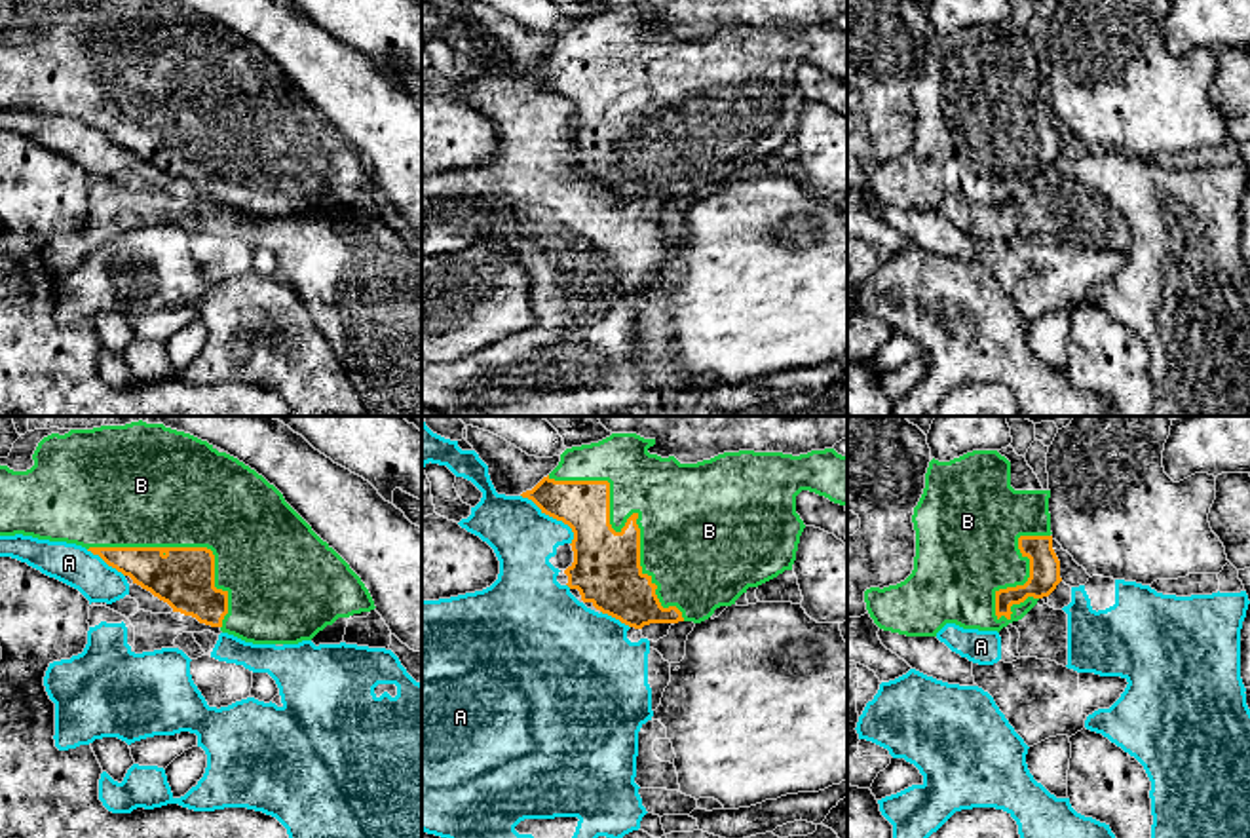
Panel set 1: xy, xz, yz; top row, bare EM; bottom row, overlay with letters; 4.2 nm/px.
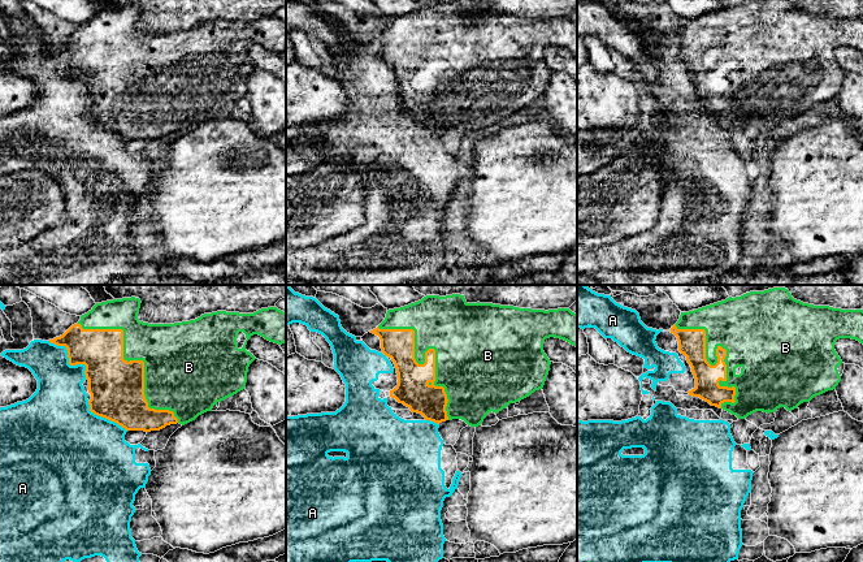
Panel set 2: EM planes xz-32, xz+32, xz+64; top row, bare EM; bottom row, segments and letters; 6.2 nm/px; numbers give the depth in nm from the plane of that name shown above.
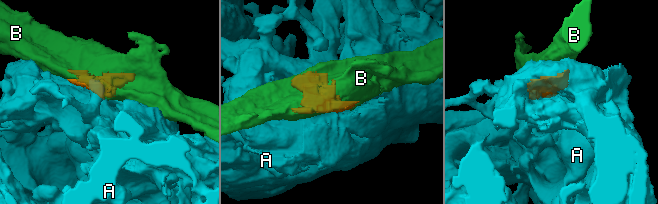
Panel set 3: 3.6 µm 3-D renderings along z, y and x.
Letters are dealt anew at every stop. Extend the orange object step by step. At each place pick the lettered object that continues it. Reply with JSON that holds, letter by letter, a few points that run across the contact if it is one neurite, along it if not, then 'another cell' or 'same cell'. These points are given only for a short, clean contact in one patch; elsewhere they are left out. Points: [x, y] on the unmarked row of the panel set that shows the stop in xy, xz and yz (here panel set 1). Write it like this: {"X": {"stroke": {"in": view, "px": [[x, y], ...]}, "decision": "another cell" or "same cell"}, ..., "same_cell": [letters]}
{"A": {"decision": "another cell"}, "B": {"decision": "same cell"}, "same_cell": ["B"]}

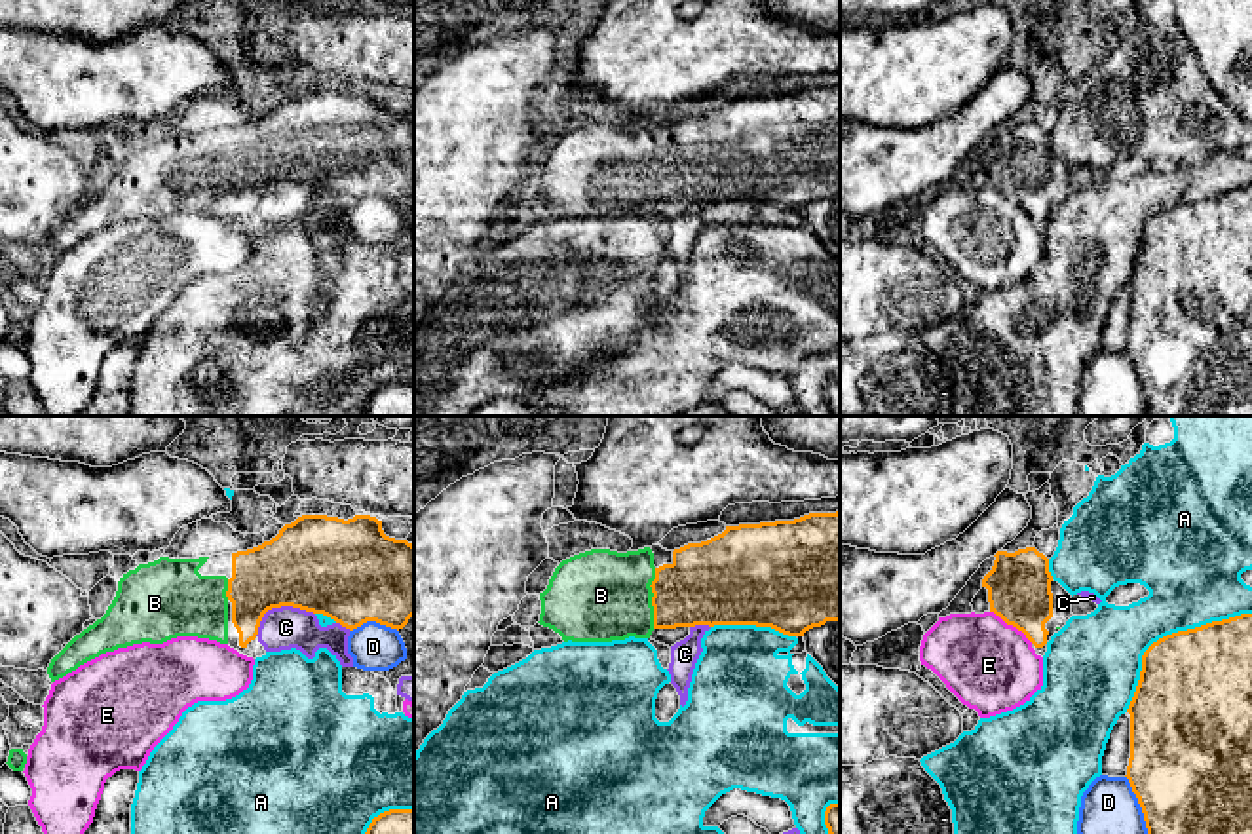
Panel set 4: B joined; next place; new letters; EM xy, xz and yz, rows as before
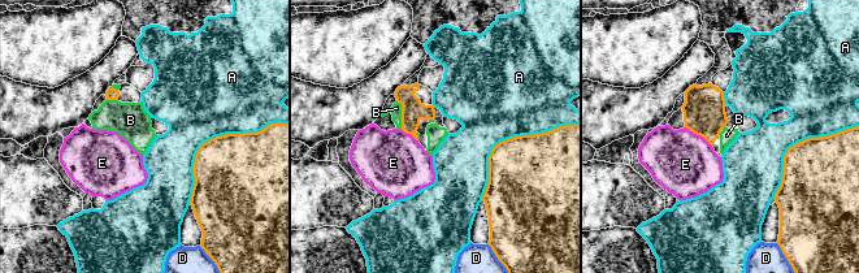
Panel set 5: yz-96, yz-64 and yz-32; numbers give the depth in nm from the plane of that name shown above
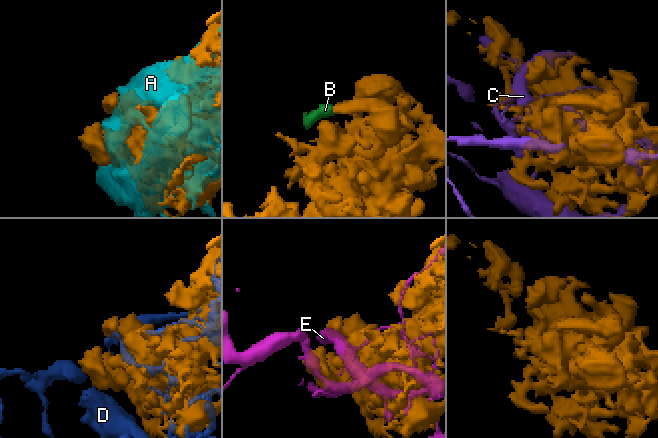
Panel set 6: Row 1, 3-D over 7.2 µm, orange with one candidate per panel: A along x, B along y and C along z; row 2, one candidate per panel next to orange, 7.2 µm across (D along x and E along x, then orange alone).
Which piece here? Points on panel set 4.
{"A": {"decision": "another cell"}, "B": {"stroke": {"in": "xz", "px": [[709, 158], [652, 173], [601, 170]]}, "decision": "same cell"}, "C": {"decision": "another cell"}, "D": {"decision": "another cell"}, "E": {"decision": "another cell"}, "same_cell": ["B"]}

